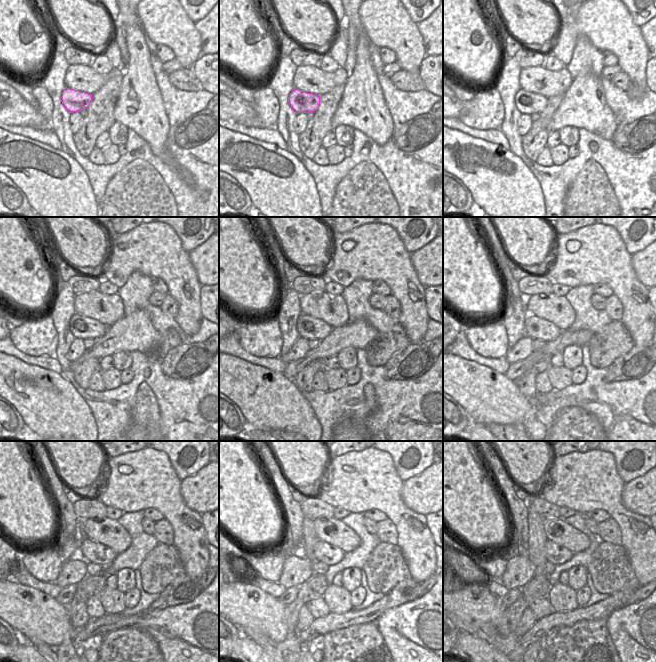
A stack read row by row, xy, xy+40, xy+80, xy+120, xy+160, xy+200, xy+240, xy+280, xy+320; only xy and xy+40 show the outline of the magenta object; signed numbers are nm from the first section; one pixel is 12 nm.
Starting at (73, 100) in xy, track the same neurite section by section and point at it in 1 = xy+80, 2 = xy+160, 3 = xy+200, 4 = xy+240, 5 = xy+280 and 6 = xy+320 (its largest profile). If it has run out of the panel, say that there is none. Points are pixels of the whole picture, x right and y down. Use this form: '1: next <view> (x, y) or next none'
1: next xy+80 (529, 103)
2: next xy+160 (310, 328)
3: next xy+200 (537, 328)
4: next xy+240 (91, 551)
5: next xy+280 (324, 552)
6: next xy+320 (556, 554)

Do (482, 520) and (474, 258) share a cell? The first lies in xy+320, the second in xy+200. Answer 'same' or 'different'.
same

